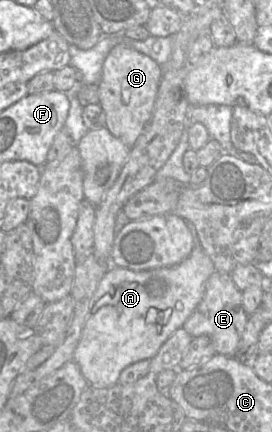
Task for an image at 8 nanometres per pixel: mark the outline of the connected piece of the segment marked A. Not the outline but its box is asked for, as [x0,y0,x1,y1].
[72,247,216,388]

